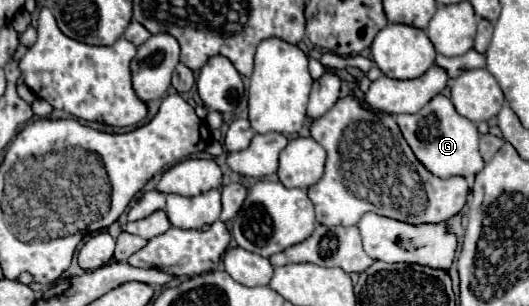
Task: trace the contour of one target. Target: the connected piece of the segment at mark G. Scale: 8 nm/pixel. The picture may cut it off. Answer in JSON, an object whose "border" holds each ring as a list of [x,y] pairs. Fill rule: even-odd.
{"border":[[[437,94],[431,102],[427,102],[419,112],[415,114],[397,114],[395,116],[407,144],[413,148],[417,160],[429,168],[435,176],[449,178],[449,176],[465,176],[473,178],[485,162],[479,154],[479,132],[477,126],[471,120],[465,120],[457,110],[453,108],[453,102]]]}

